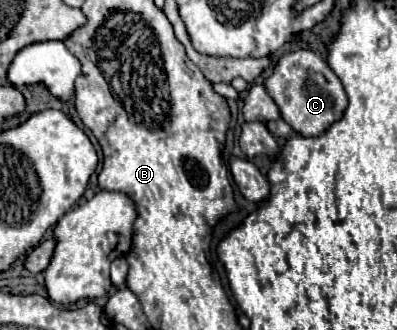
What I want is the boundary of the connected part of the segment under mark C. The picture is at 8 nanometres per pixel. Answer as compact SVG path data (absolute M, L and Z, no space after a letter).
M297 50L283 56L273 70L273 76L265 82L269 96L277 102L283 120L301 136L319 136L323 134L333 122L343 118L347 108L347 94L345 88L331 72L329 64L311 50Z

